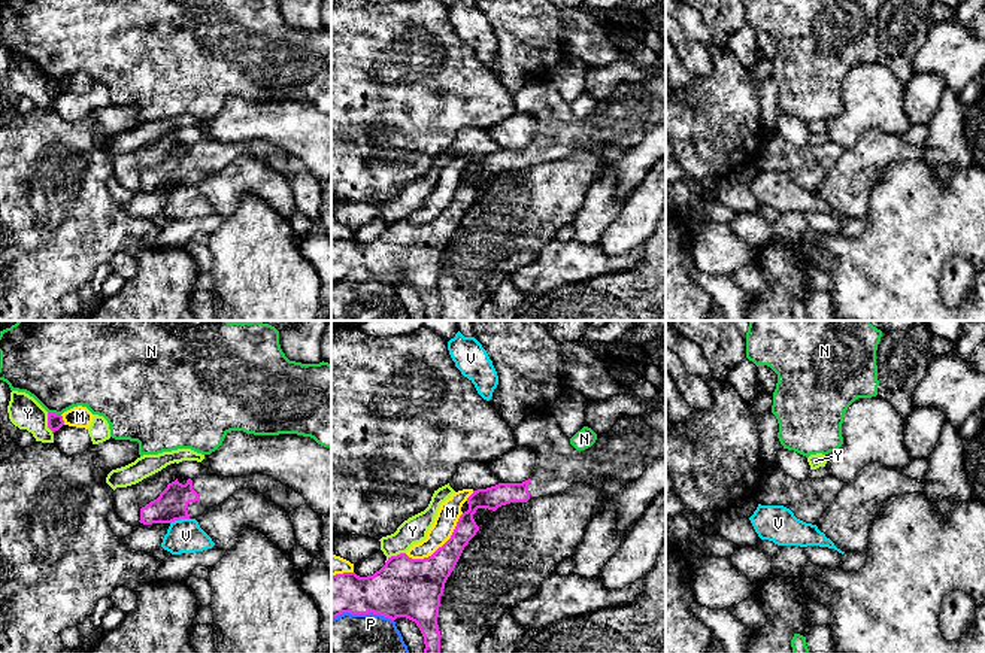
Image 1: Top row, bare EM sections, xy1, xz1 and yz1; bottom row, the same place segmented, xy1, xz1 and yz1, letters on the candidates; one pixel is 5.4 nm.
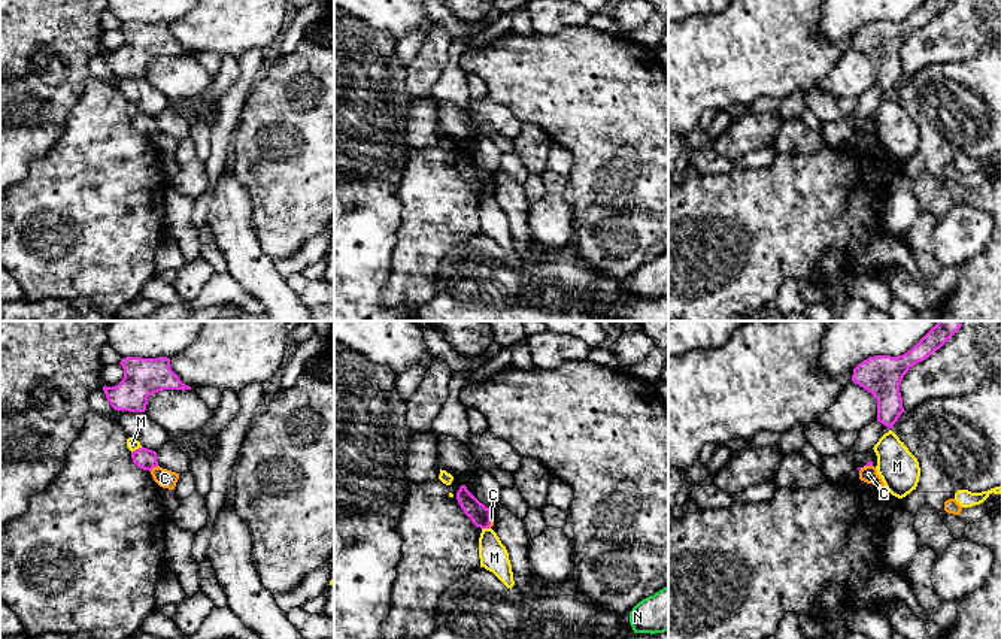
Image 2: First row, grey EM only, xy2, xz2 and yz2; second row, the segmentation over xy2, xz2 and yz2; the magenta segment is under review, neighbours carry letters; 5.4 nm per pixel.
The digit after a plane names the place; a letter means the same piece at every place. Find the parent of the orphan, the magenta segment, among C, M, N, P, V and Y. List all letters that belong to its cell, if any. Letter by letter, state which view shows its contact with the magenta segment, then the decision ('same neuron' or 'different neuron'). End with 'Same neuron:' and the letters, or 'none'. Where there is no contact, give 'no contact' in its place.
C: xy2 | different neuron
M: xz1 | different neuron
N: xy1 | different neuron
P: xz1 | different neuron
V: xy1 | different neuron
Y: xy1 | different neuron
Same neuron: none

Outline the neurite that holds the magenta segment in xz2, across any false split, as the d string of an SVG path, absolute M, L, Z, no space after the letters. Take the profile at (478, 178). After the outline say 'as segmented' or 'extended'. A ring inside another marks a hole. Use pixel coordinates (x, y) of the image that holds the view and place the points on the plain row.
M461 151L456 158L456 166L464 179L471 185L476 193L489 194L491 191L491 175L480 169L465 151Z | as segmented

